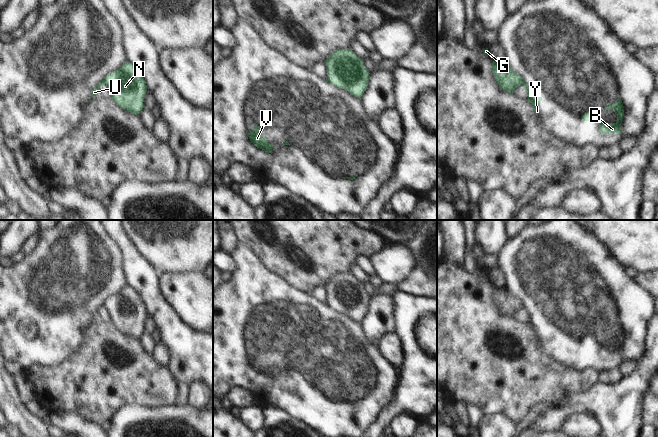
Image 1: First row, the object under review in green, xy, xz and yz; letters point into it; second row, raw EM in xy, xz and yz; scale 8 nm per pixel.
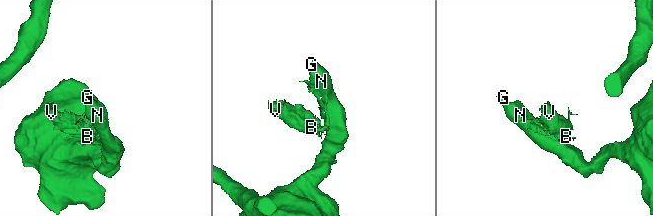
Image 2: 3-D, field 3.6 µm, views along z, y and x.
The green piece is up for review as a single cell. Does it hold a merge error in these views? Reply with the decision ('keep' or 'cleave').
cleave

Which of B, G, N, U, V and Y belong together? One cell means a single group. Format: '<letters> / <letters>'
B U V Y / G N

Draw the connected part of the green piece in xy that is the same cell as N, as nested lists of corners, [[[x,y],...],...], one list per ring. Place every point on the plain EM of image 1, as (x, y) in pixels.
[[[129,285],[105,301],[111,323],[122,333],[135,339],[145,331],[143,324],[147,315],[145,304]]]

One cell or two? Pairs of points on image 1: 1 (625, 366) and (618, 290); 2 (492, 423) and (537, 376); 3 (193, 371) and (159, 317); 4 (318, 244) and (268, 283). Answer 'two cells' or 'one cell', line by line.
1: two cells
2: two cells
3: one cell
4: two cells

